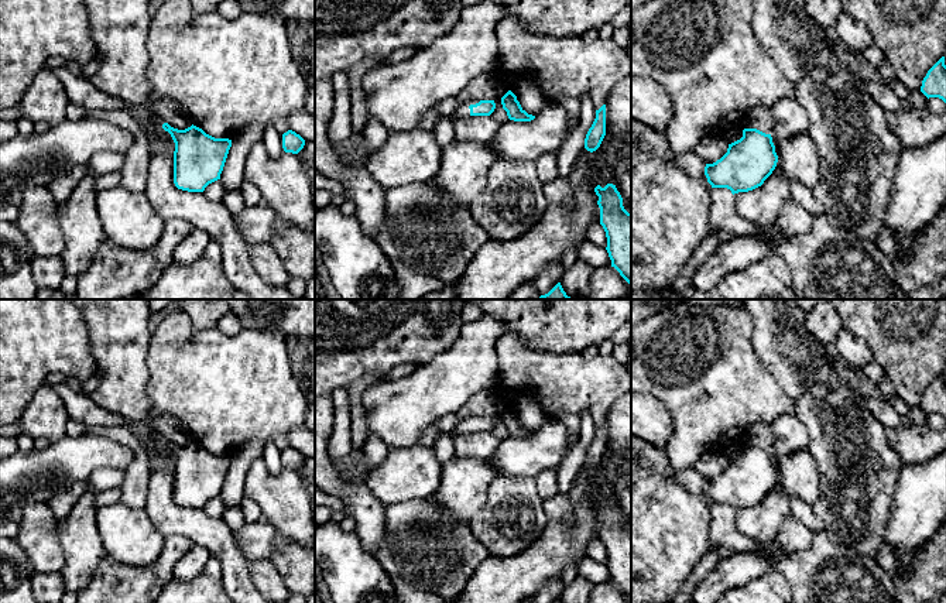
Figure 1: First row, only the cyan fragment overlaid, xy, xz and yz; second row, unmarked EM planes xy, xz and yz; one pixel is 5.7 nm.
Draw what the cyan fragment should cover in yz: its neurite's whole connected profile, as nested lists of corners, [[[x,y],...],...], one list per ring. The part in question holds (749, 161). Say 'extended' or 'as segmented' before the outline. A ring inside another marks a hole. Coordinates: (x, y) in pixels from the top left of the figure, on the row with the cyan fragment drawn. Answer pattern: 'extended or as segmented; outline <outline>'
as segmented; outline [[[744,129],[743,137],[729,144],[727,153],[720,160],[706,164],[705,175],[712,188],[727,188],[734,195],[761,186],[777,162],[771,134]]]

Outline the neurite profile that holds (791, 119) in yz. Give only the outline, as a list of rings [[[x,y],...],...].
[[[785,97],[775,103],[771,110],[774,117],[771,134],[778,141],[808,131],[809,116],[796,97]]]

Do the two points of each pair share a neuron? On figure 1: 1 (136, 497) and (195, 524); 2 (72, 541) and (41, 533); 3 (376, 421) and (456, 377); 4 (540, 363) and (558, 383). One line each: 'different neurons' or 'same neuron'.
1: different neurons
2: different neurons
3: same neuron
4: same neuron

